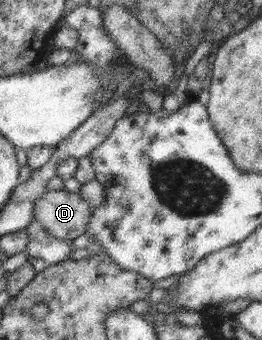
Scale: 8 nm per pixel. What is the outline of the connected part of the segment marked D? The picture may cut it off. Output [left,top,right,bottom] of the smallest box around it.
[34,190,92,240]

